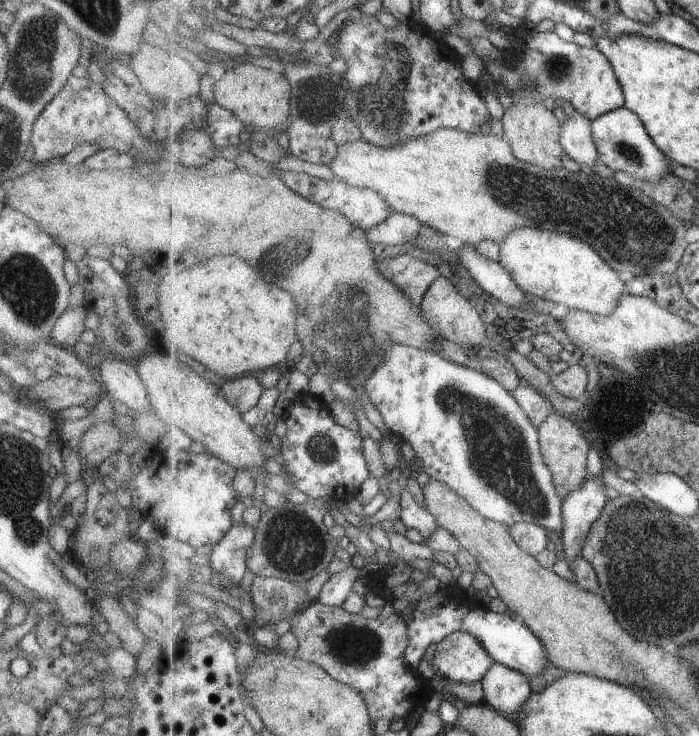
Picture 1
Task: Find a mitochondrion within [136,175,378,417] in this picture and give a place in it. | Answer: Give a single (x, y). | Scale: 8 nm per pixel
(276, 260)

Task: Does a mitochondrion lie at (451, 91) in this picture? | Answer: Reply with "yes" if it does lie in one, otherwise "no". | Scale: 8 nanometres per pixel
no

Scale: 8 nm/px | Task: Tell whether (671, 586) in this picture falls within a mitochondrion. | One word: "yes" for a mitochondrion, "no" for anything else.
yes

